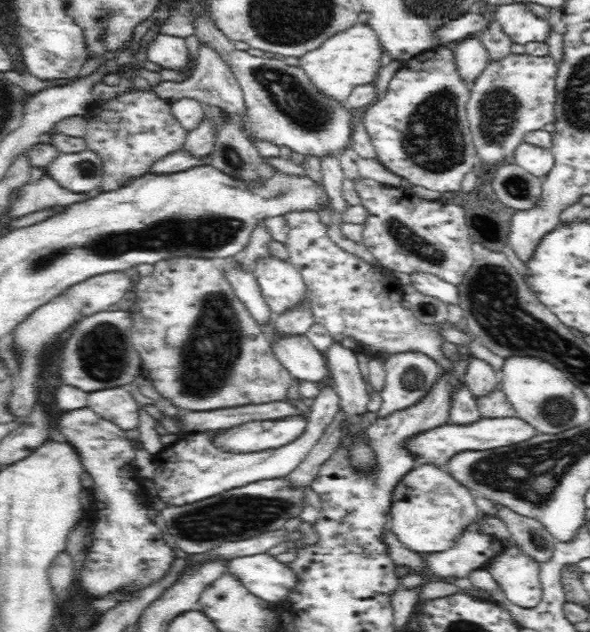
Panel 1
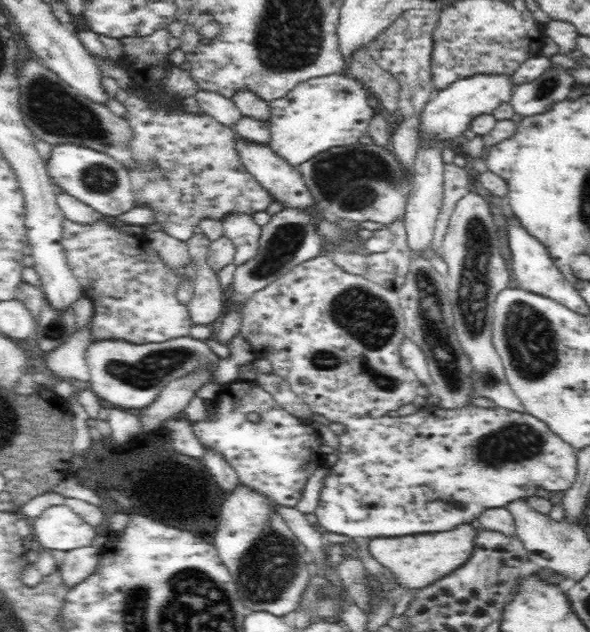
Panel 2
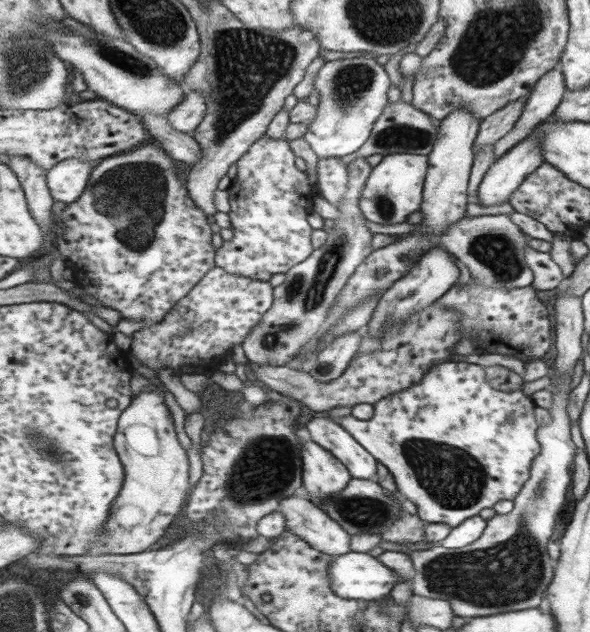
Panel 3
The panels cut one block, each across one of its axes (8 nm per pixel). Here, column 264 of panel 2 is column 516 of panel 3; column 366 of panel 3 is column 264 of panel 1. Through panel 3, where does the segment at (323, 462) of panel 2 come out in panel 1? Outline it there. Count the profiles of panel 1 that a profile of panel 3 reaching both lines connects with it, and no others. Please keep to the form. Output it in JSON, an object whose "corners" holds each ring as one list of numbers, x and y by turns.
{"corners":[[304,413,271,421,248,421,236,428,220,430,215,442,230,451,260,451,284,446,302,434,307,426,306,422]]}

